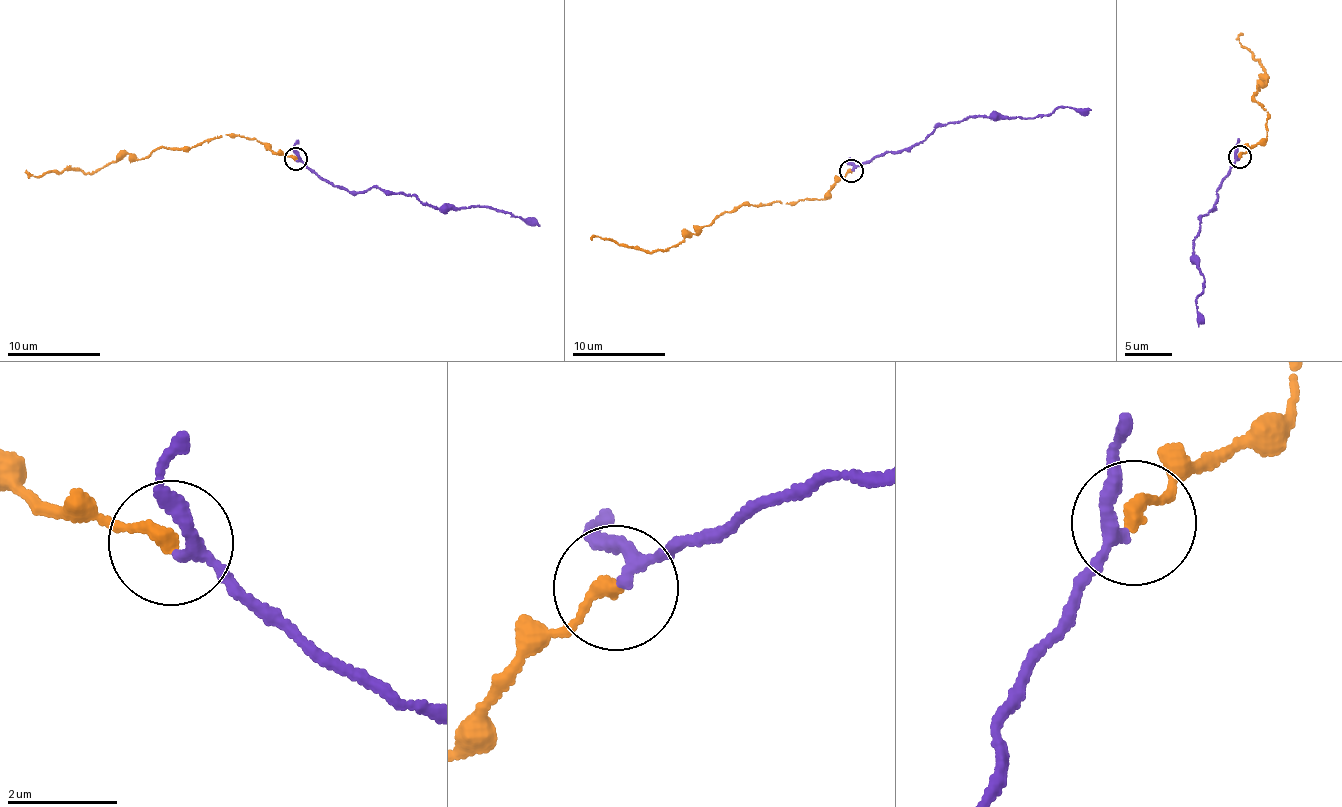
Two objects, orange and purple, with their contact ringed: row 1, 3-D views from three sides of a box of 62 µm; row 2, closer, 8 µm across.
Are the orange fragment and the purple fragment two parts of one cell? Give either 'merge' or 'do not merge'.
merge

